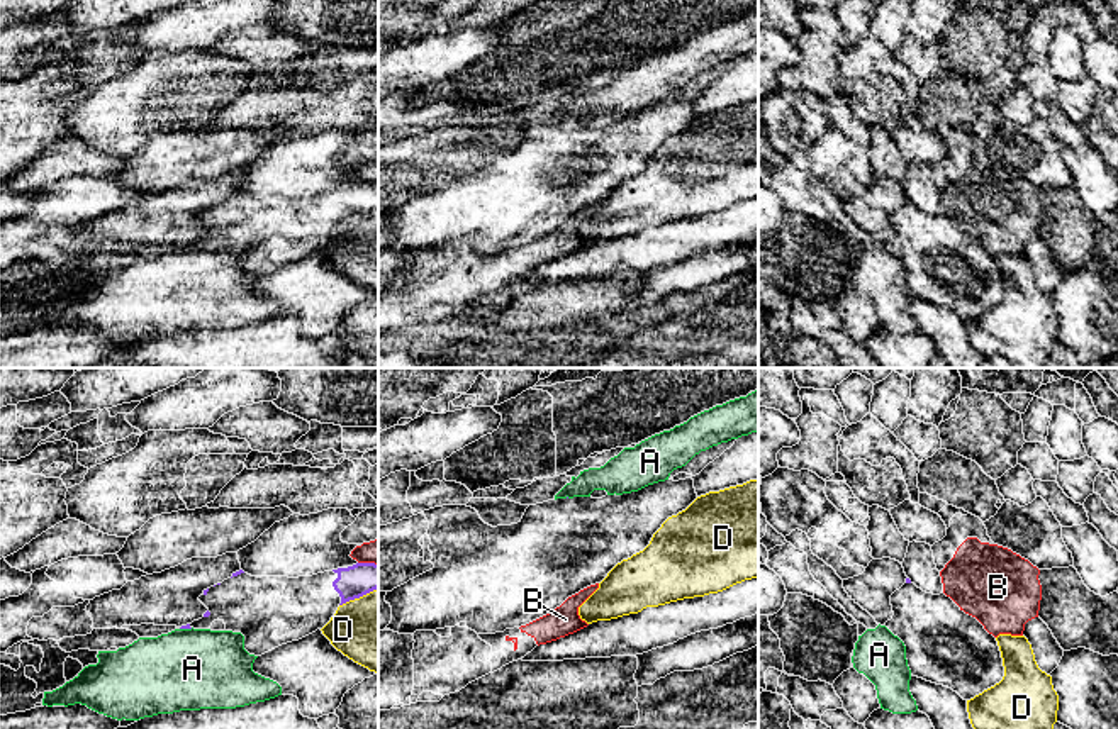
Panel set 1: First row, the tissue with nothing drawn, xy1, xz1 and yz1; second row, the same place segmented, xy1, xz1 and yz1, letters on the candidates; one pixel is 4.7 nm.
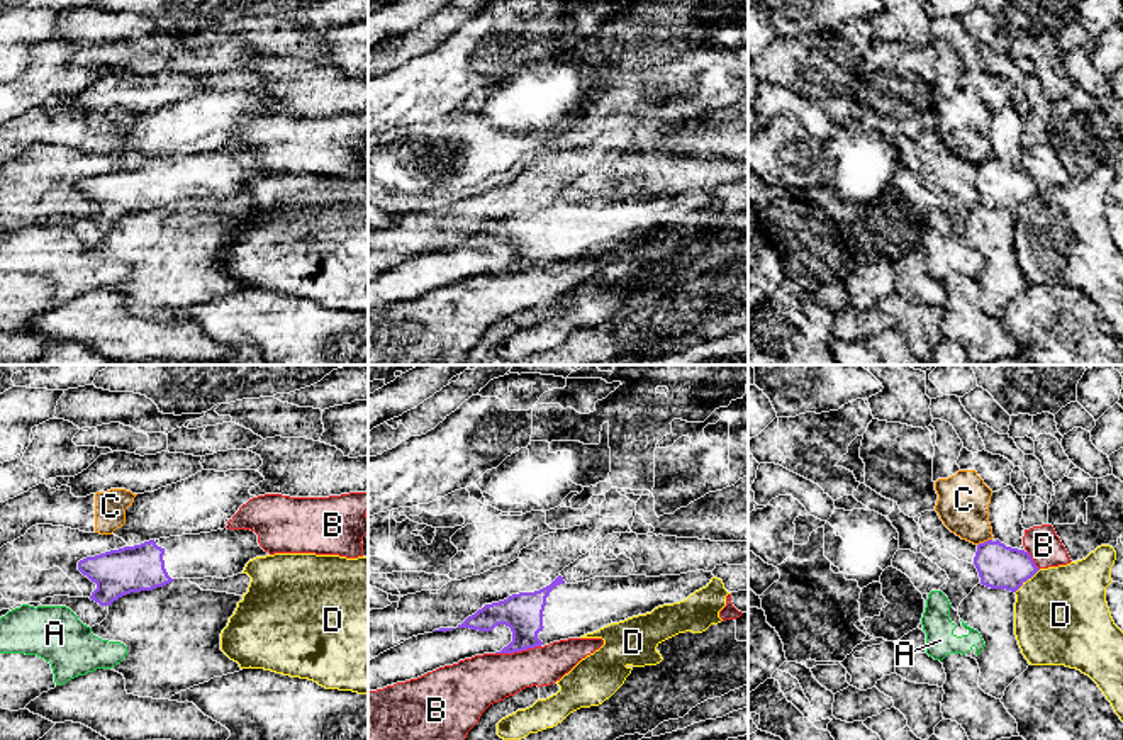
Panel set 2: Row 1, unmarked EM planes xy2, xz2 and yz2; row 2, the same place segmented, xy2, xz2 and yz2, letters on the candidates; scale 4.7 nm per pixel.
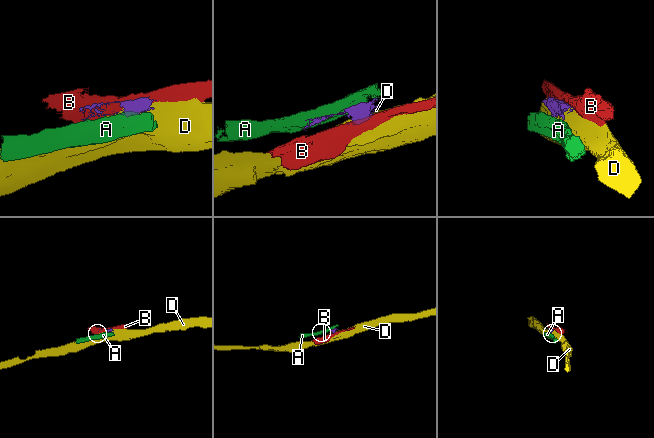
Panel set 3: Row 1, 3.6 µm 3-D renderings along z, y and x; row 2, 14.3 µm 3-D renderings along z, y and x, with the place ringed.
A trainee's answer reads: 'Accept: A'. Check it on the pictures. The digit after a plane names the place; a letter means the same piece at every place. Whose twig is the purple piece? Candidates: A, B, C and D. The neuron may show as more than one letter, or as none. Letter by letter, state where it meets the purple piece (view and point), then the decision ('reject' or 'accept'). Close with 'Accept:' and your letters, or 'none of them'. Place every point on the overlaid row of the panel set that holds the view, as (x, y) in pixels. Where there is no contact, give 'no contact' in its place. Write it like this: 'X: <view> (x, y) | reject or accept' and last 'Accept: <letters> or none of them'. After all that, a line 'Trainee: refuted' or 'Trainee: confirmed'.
A: xy1 (185, 628) | reject
B: xz2 (518, 650) | reject
C: yz2 (984, 542) | reject
D: yz2 (1027, 579) | reject
Accept: none of them
Trainee: refuted

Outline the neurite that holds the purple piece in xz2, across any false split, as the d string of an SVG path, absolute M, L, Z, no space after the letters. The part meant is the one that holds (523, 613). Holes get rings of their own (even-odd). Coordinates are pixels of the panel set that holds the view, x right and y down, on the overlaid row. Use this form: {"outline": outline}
{"outline": "M696 570L660 577L595 577L567 584L558 575L539 591L485 604L458 628L492 631L506 625L512 631L512 642L495 653L522 652L580 638L611 623L651 613L658 606L680 603L706 587L712 577L712 572Z"}

